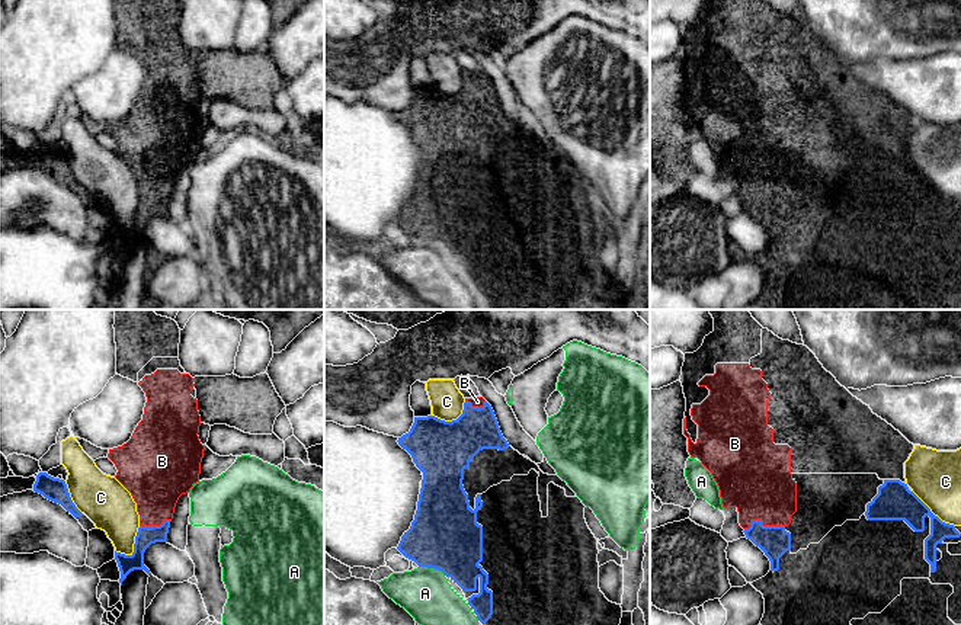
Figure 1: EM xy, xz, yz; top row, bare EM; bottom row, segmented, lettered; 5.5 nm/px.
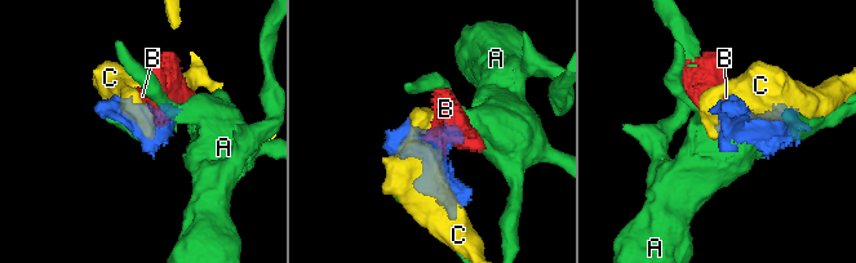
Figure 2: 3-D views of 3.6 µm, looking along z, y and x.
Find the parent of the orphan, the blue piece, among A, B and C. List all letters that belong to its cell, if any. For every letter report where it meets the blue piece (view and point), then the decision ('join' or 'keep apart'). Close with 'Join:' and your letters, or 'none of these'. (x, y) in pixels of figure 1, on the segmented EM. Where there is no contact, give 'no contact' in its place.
A: xz (432, 567) | keep apart
B: yz (762, 525) | join
C: xy (134, 547) | keep apart
Join: B

